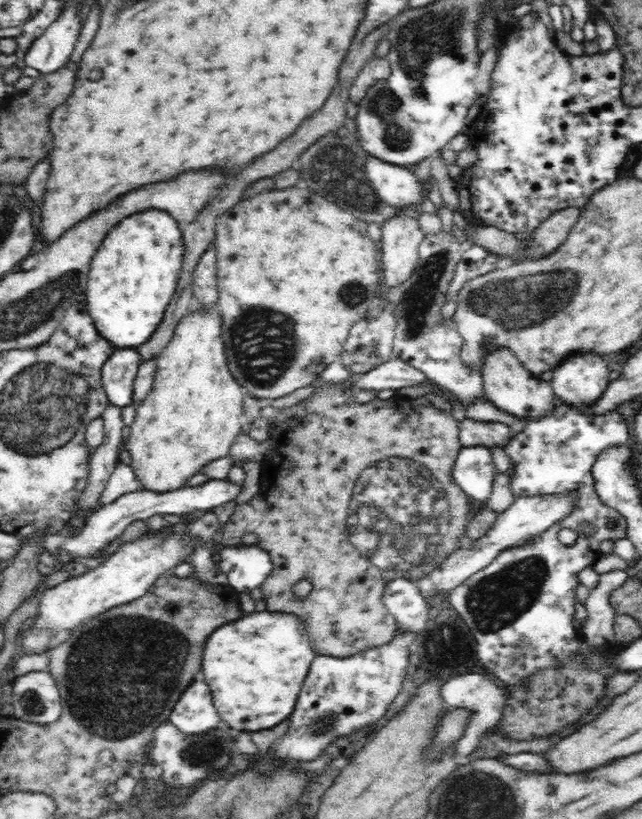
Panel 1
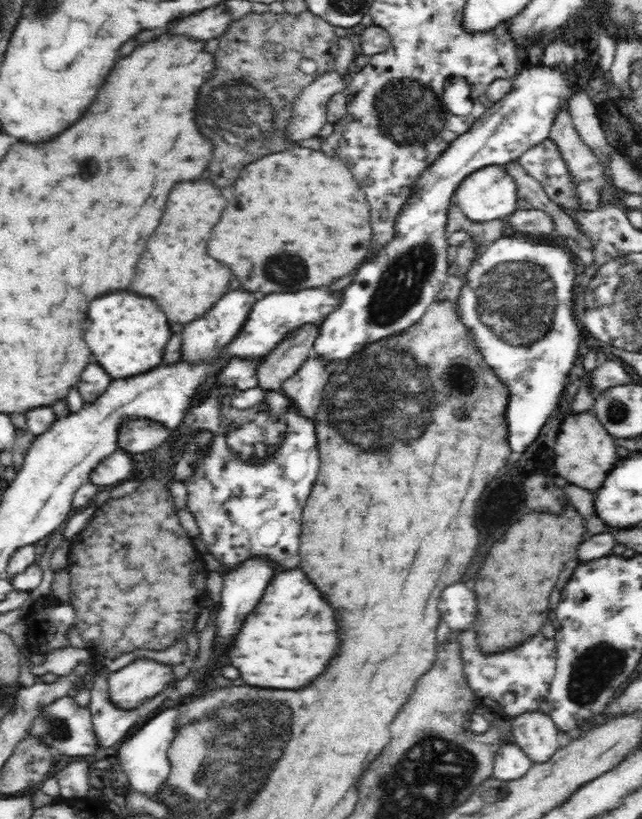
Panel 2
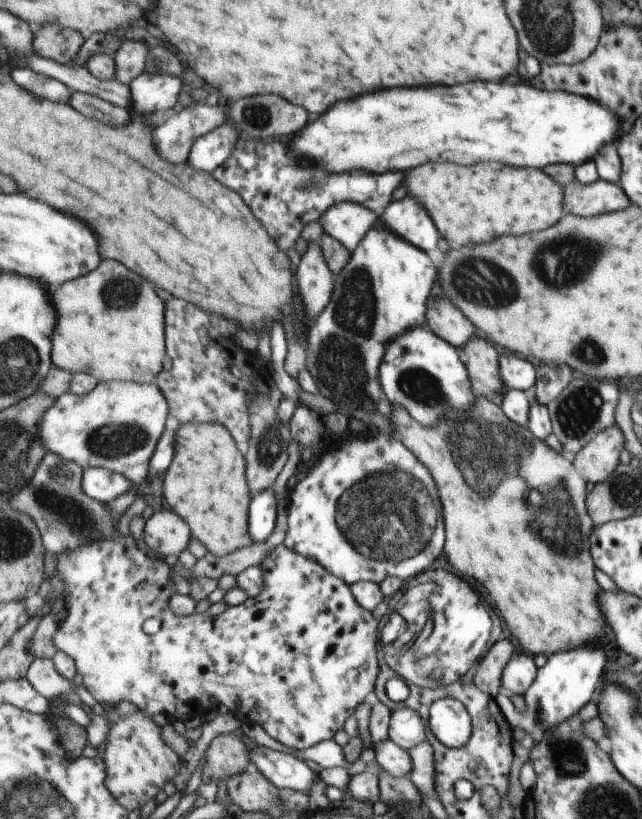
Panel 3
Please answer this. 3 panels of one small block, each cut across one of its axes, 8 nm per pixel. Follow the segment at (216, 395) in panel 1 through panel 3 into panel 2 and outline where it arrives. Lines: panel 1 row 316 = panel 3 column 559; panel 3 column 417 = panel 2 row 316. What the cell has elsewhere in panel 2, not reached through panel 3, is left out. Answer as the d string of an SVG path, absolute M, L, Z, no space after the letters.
M208 180L178 182L170 190L160 228L150 236L146 252L138 260L130 290L154 298L170 322L188 324L215 305L230 286L230 268L206 252L206 240L226 208L226 198Z

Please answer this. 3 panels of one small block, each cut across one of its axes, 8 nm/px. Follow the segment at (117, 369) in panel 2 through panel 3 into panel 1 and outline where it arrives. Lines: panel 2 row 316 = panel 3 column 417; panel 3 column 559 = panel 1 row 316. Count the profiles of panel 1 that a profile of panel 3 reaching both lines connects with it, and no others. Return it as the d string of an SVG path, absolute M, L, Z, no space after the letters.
M160 210L128 216L106 234L86 286L87 311L103 340L116 349L136 349L150 340L176 292L184 249L179 223Z

